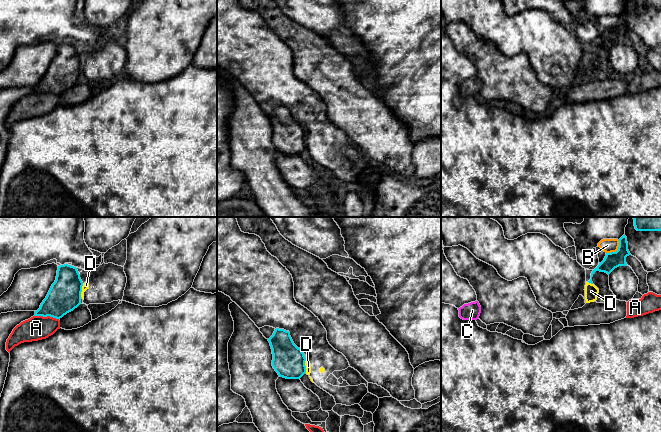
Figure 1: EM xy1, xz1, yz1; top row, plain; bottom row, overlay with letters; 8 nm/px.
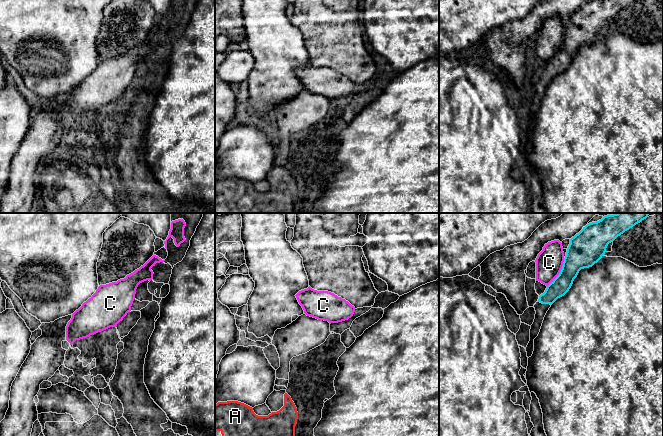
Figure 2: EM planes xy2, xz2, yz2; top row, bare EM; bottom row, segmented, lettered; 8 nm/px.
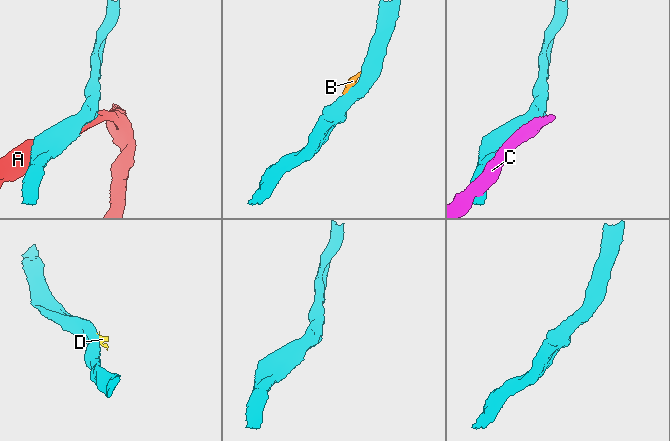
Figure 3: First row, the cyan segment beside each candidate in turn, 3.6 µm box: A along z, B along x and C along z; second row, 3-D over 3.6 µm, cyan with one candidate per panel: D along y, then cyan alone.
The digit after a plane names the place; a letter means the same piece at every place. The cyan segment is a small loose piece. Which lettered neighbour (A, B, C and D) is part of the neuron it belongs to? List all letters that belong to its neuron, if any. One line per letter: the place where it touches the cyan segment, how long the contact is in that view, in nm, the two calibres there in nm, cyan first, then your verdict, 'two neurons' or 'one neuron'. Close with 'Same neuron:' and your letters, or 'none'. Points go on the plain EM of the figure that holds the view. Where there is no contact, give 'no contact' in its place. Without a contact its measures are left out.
A: xy1 (46, 92) | 200 nm | 260/190 nm | two neurons
B: yz1 (617, 26) | 160 nm | 130/110 nm | two neurons
C: yz2 (560, 48) | 280 nm | 260/220 nm | two neurons
D: xz1 (305, 142) | 100 nm | 260/50 nm | two neurons
Same neuron: none

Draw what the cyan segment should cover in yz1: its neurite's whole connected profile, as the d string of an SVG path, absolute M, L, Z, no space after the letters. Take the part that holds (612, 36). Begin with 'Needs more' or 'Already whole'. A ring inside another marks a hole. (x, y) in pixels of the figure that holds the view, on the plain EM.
Already whole. M623 11L619 15L619 23L616 28L606 29L604 36L592 47L591 55L588 57L593 60L592 53L596 47L605 48L608 51L619 42L627 42L626 33L631 31L628 26L627 13Z

